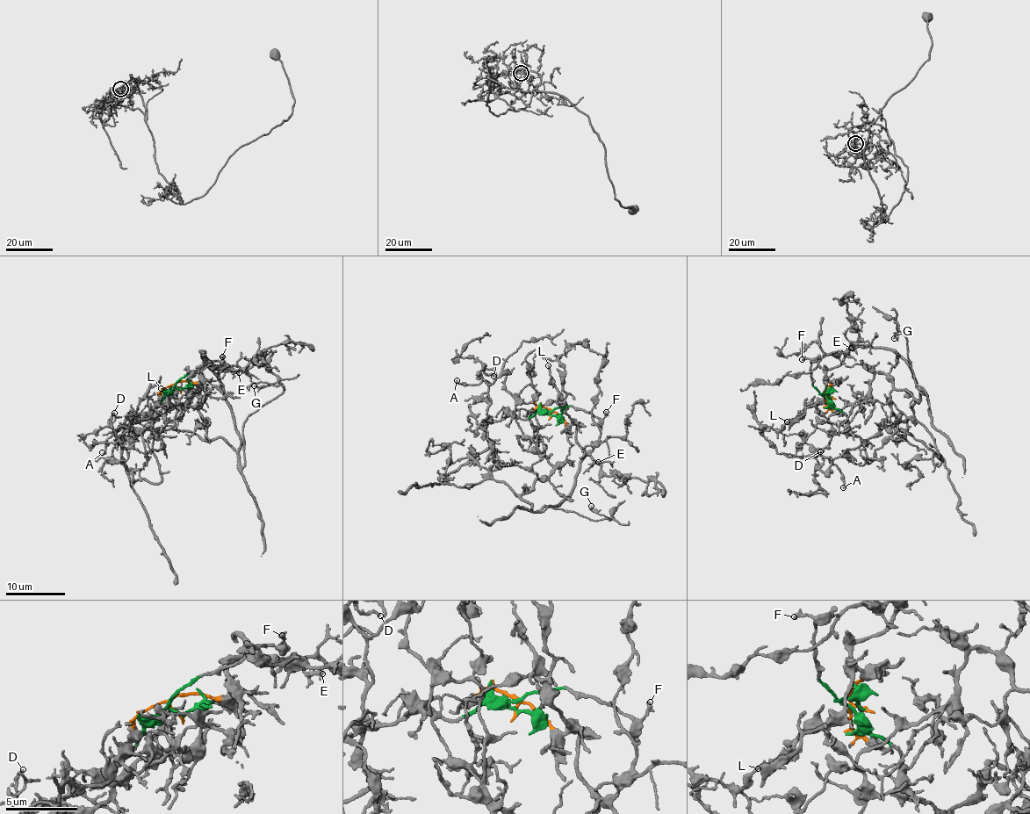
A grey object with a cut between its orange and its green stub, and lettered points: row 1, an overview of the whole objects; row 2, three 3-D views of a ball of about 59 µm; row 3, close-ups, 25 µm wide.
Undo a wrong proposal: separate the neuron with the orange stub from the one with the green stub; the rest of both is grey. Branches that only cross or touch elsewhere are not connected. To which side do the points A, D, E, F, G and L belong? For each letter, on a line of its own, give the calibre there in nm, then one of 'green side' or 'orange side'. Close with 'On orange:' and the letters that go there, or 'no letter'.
A: 170 nm | green side
D: 200 nm | green side
E: 320 nm | orange side
F: 260 nm | green side
G: 150 nm | orange side
L: 170 nm | orange side
On orange: E, G, L

